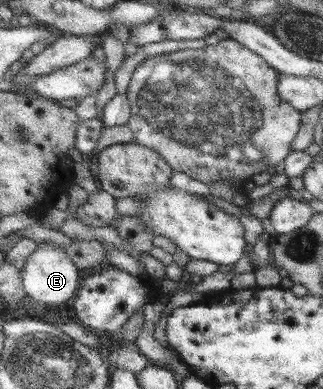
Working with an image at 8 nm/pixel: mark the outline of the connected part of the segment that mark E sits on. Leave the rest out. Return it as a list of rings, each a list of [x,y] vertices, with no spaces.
[[[44,242],[38,245],[38,250],[28,257],[28,262],[21,271],[24,284],[30,297],[37,300],[41,306],[49,309],[64,309],[69,299],[76,299],[79,288],[83,285],[83,273],[78,263],[73,261],[70,253],[54,242]]]

